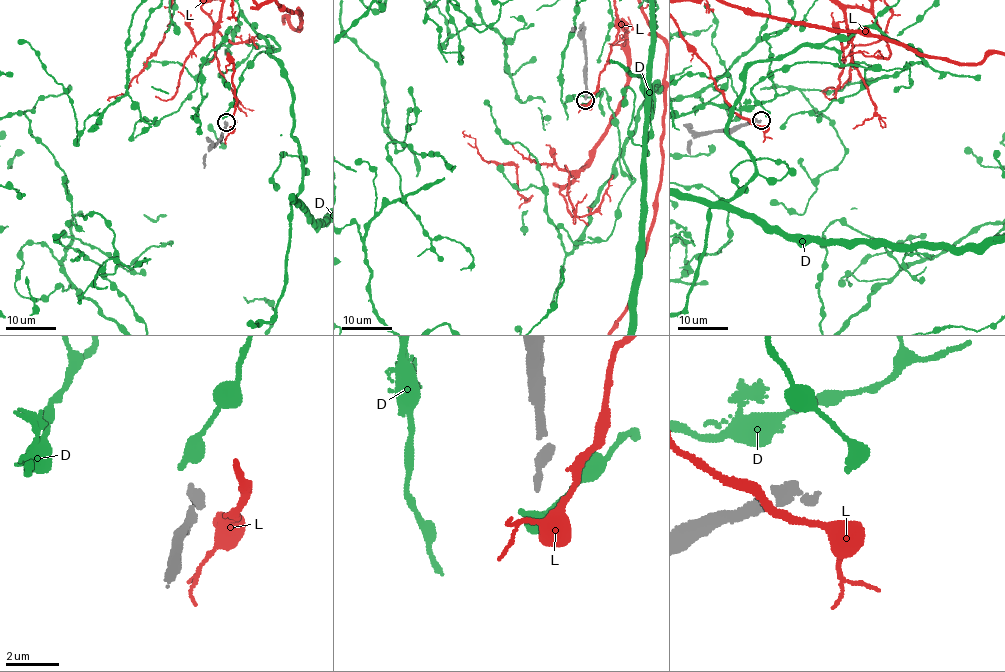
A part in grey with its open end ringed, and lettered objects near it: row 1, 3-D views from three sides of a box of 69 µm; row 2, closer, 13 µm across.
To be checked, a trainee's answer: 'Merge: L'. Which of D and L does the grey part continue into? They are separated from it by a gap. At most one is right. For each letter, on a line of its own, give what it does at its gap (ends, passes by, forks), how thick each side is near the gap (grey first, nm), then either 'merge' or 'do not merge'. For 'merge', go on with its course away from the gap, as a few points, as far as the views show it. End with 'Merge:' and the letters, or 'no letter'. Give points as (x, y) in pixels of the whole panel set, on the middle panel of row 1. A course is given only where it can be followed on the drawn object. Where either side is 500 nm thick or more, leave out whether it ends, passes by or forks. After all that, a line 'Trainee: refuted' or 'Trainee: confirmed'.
D: it ends | 240/420 nm | do not merge
L: it passes by | 240/440 nm | do not merge
Merge: no letter
Trainee: refuted

